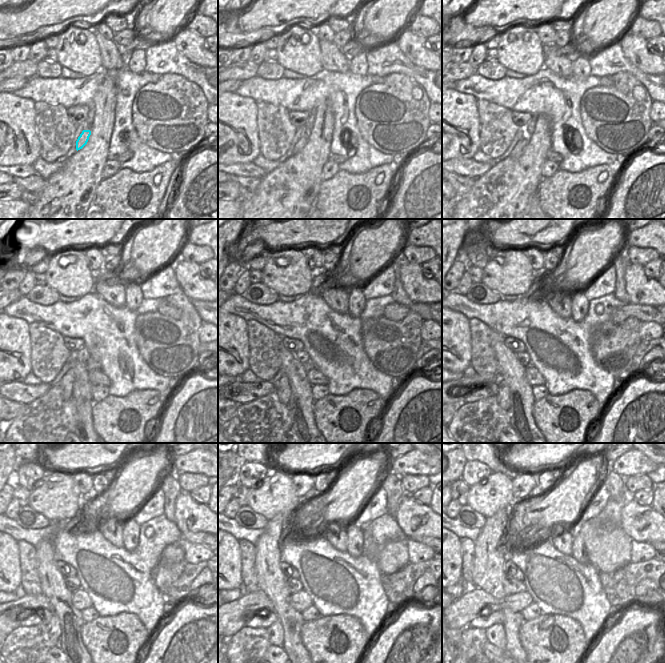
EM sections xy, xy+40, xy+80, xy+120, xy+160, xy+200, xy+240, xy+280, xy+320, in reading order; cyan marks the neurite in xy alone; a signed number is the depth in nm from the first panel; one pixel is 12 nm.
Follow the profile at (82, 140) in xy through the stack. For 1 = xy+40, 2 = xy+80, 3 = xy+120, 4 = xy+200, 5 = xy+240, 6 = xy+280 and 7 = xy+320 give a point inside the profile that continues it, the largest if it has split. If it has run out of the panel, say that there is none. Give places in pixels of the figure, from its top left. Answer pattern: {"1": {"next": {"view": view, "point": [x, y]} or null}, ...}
{"1": {"next": {"view": "xy+40", "point": [300, 145]}}, "2": {"next": {"view": "xy+80", "point": [519, 149]}}, "3": {"next": {"view": "xy+120", "point": [69, 377]}}, "4": {"next": {"view": "xy+200", "point": [503, 398]}}, "5": {"next": {"view": "xy+240", "point": [54, 630]}}, "6": {"next": {"view": "xy+280", "point": [276, 632]}}, "7": {"next": {"view": "xy+320", "point": [495, 634]}}}

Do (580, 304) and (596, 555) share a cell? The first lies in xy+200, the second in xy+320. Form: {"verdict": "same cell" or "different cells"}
{"verdict": "different cells"}

